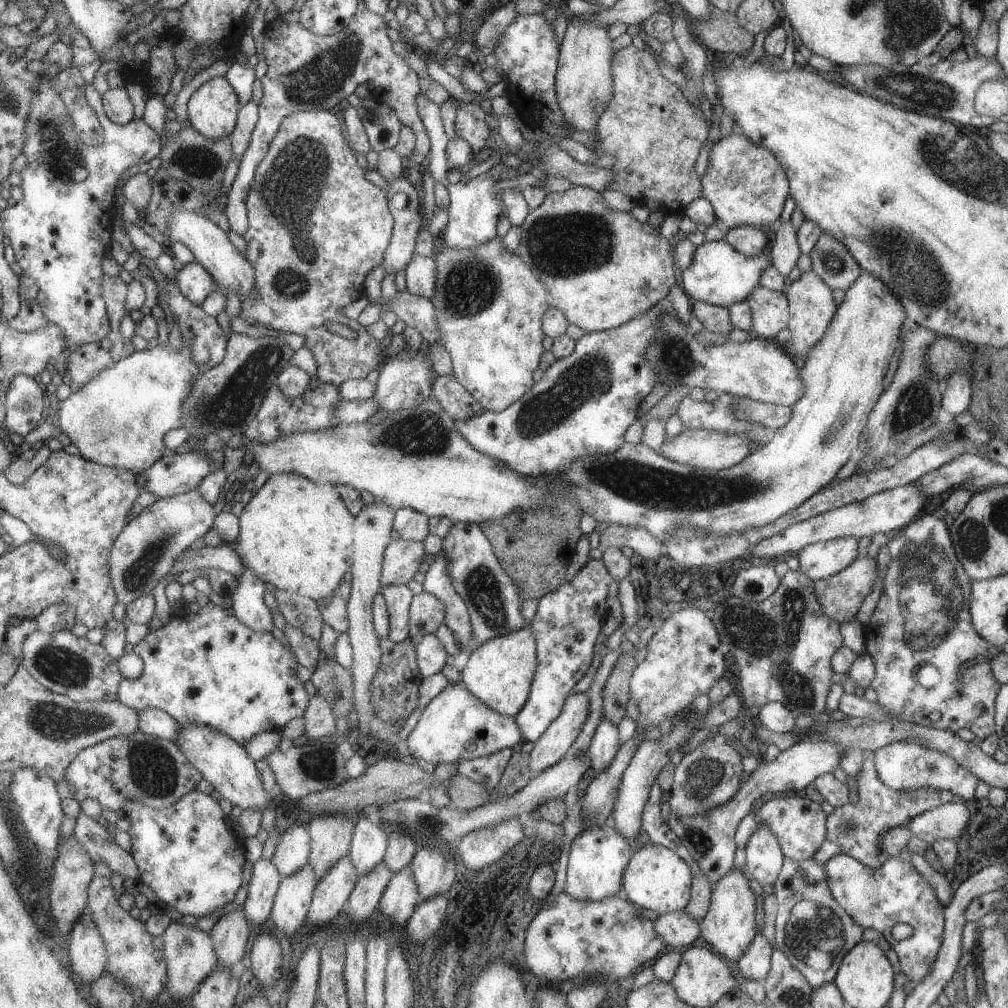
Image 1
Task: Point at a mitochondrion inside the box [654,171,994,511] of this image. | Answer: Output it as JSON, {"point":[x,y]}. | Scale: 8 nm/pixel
{"point":[915,265]}

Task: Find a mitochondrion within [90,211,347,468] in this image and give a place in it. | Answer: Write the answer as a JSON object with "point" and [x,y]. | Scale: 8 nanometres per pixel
{"point":[231,405]}

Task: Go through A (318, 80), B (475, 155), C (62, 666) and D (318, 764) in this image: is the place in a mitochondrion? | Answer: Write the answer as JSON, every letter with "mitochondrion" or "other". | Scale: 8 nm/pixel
{"A":"mitochondrion","B":"other","C":"mitochondrion","D":"mitochondrion"}

